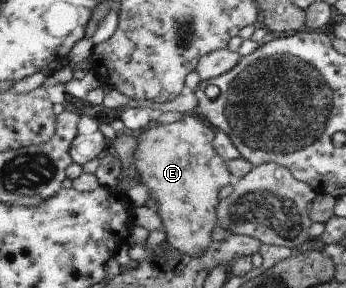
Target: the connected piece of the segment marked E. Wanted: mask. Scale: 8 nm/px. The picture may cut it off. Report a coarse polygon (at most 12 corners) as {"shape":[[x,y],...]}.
{"shape":[[196,113],[136,133],[166,239],[213,242],[232,172]]}

